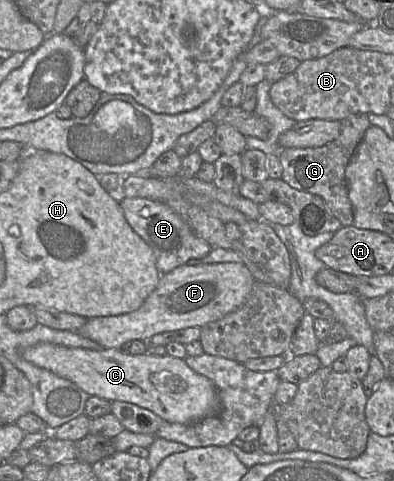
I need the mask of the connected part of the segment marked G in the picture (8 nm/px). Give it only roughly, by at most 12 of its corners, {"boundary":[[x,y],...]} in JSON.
{"boundary":[[339,121],[321,147],[281,148],[283,181],[353,226],[345,169],[371,124]]}

